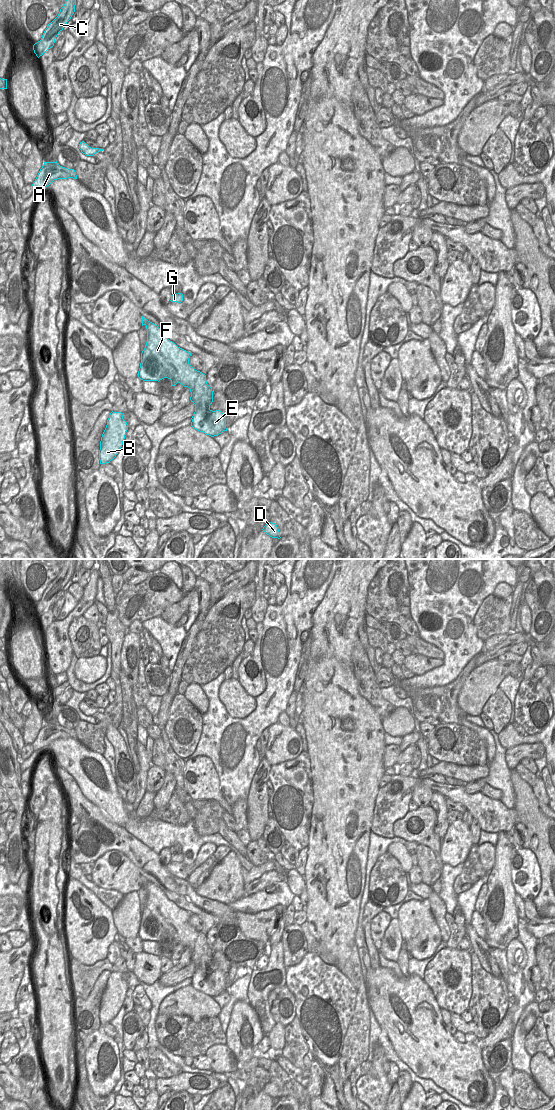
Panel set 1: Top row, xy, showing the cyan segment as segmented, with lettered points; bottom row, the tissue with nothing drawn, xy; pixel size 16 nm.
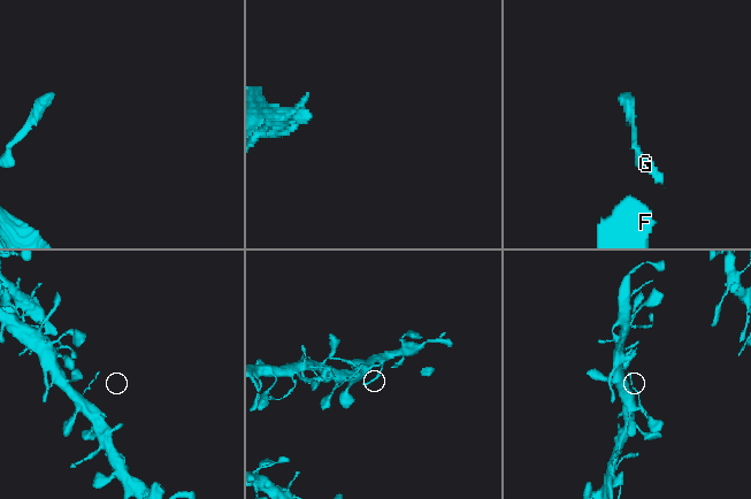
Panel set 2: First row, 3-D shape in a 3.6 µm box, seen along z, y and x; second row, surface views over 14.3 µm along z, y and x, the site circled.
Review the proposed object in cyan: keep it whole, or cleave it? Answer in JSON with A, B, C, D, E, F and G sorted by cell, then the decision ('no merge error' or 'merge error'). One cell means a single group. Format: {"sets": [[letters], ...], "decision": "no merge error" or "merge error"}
{"sets": [["A", "B", "C", "D", "E", "F"], ["G"]], "decision": "merge error"}

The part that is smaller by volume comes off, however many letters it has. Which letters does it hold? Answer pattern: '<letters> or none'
G.

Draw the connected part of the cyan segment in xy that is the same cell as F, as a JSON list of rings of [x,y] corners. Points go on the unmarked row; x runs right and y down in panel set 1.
[[[141,877],[142,886],[145,885],[147,889],[147,902],[141,913],[138,937],[144,935],[147,921],[160,920],[160,929],[155,938],[159,941],[168,938],[171,940],[171,946],[180,943],[190,949],[190,960],[195,964],[191,986],[211,997],[227,991],[224,974],[219,970],[210,969],[213,951],[207,944],[206,935],[189,924],[191,913],[170,901],[157,885]]]

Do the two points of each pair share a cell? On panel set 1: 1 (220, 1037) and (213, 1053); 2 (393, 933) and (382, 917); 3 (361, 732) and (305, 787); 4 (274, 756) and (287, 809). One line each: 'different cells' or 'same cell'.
1: different cells
2: different cells
3: different cells
4: different cells

